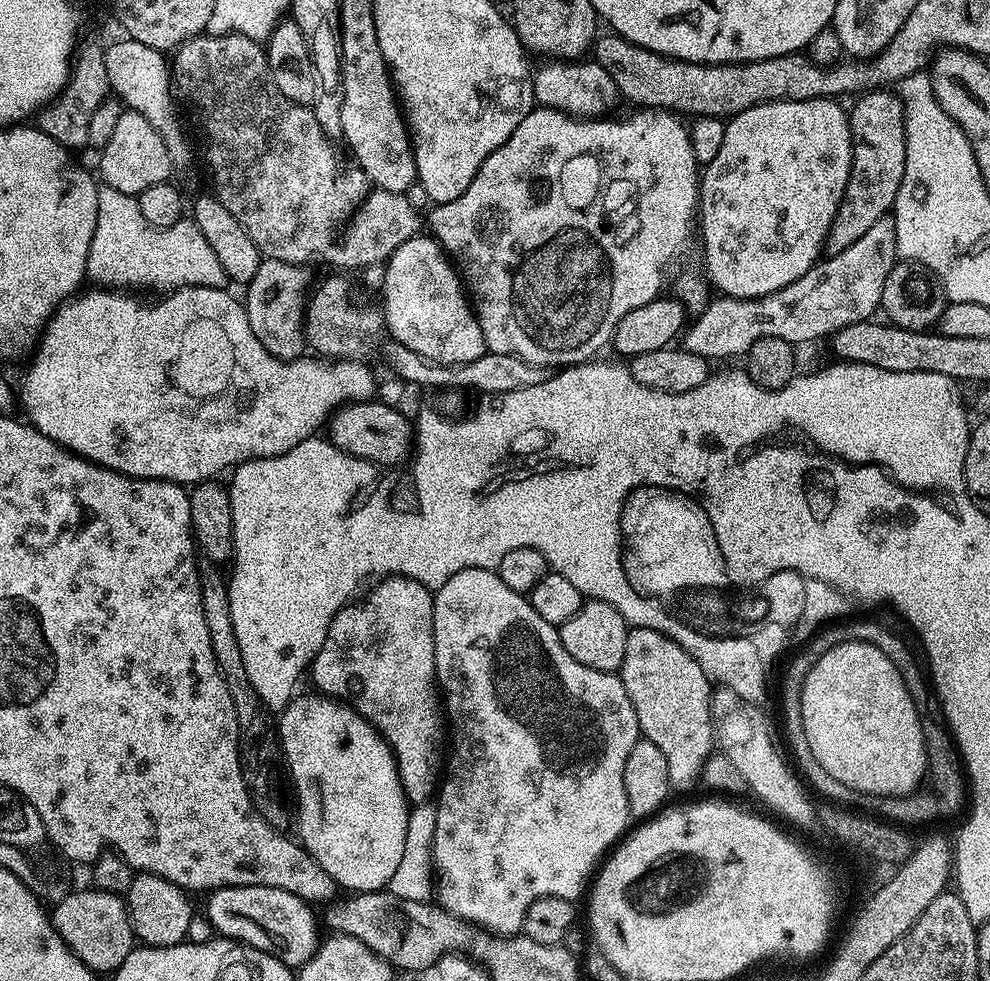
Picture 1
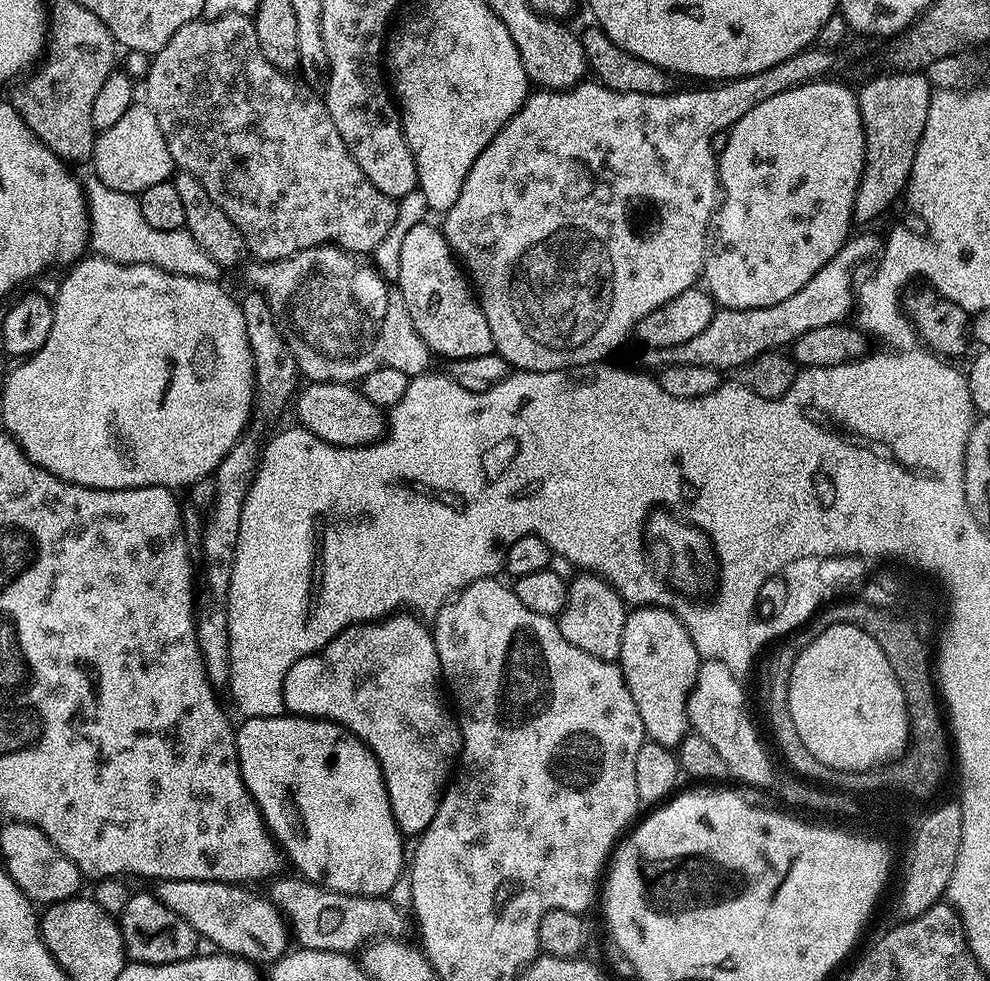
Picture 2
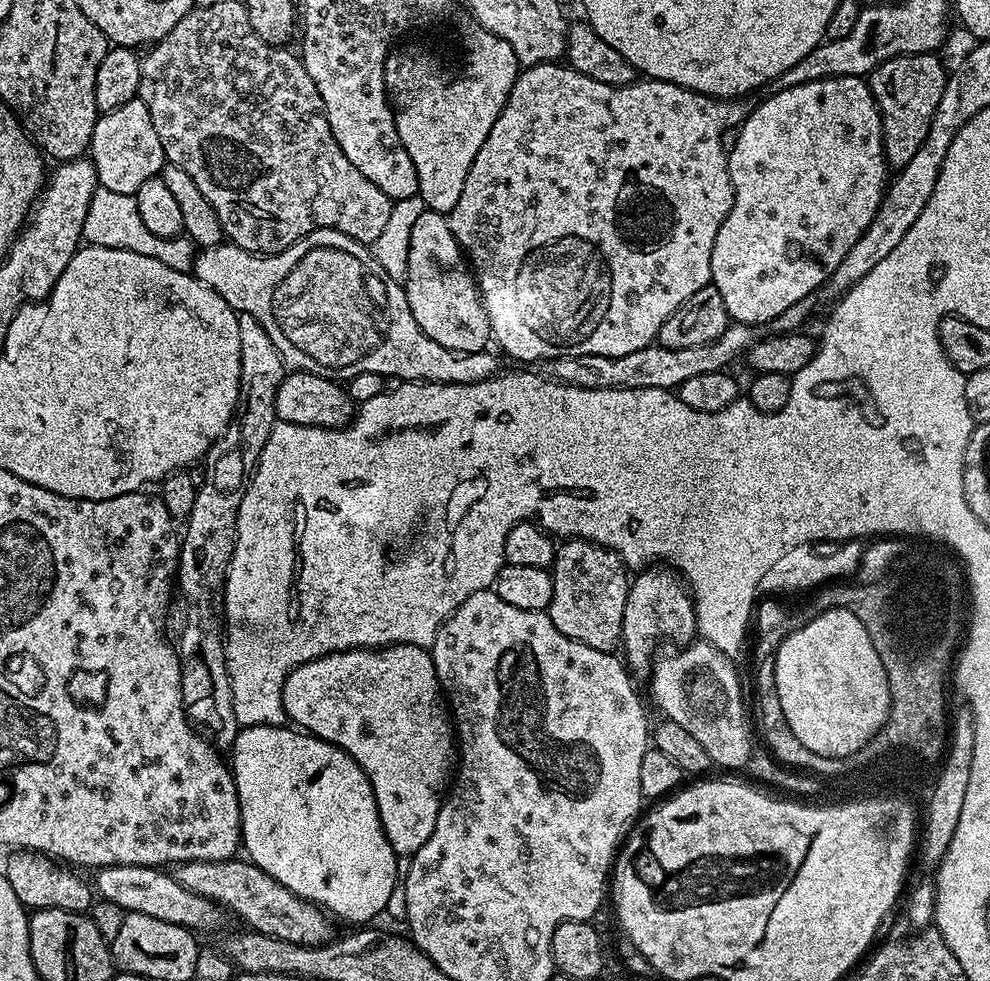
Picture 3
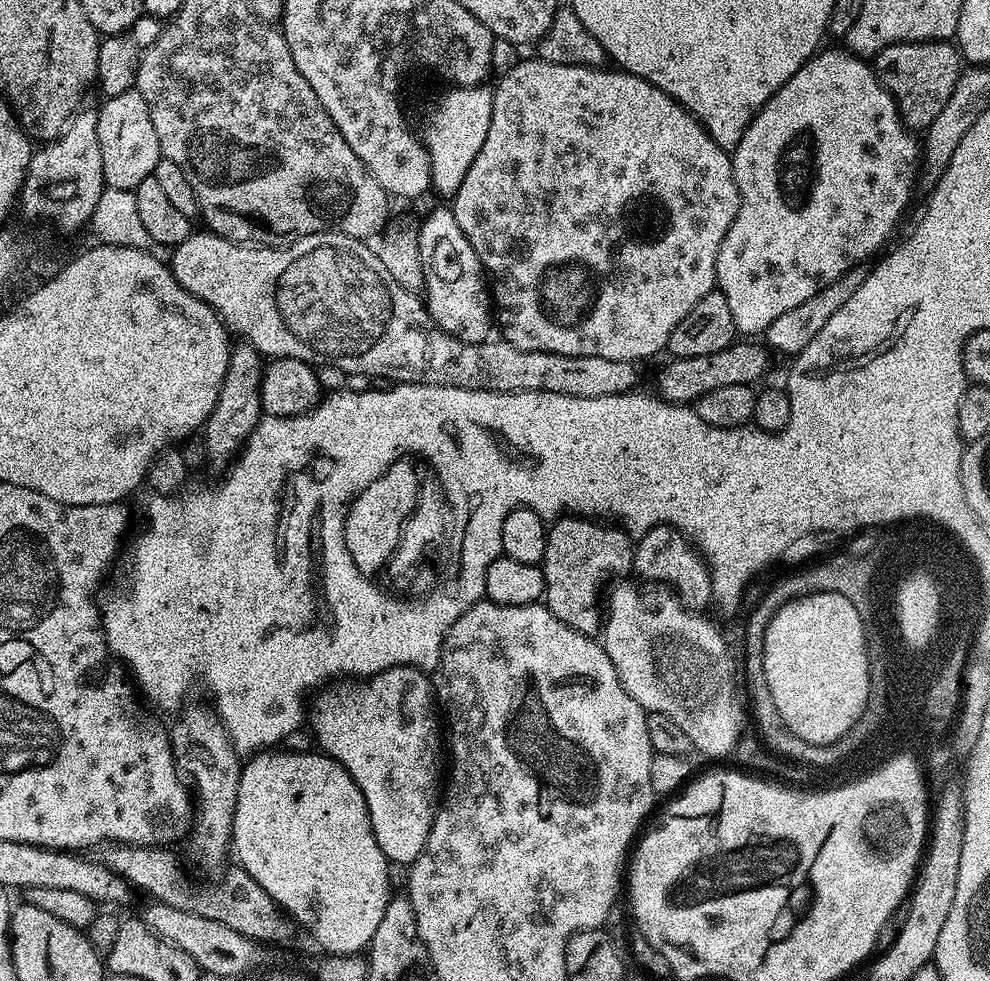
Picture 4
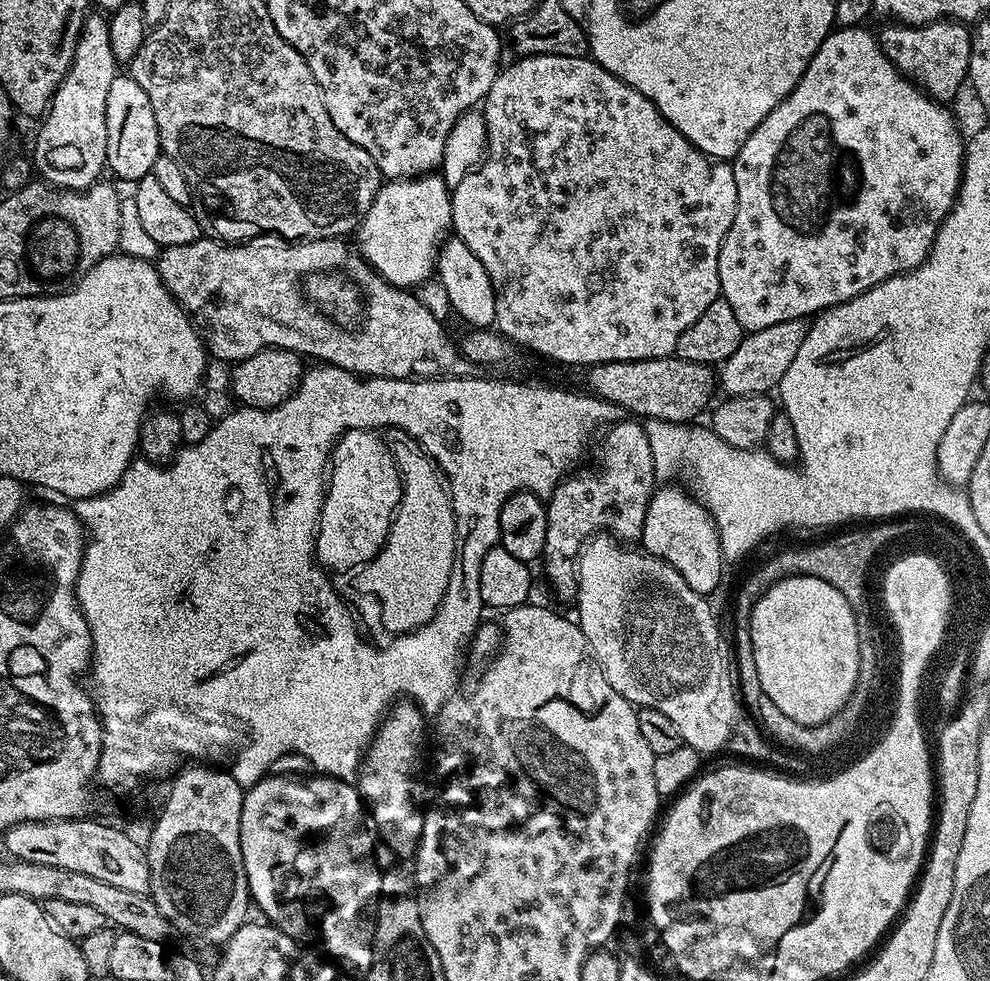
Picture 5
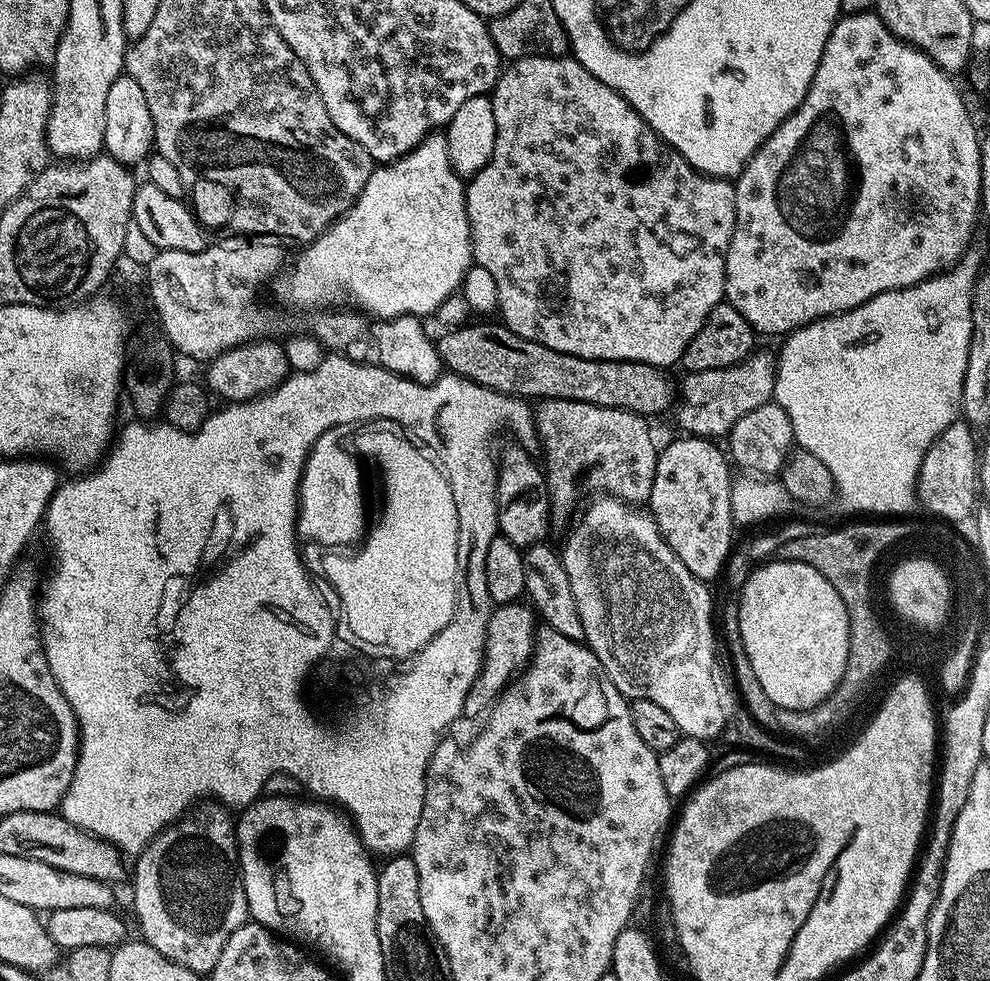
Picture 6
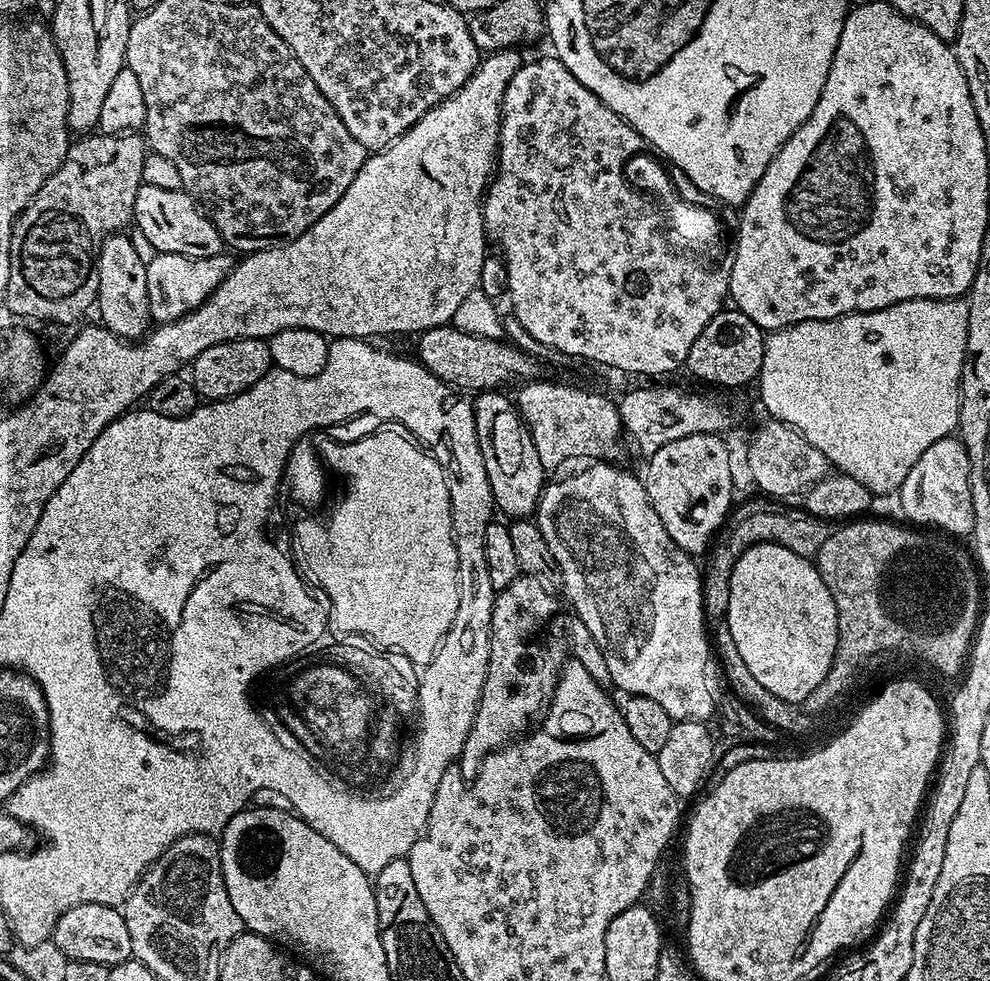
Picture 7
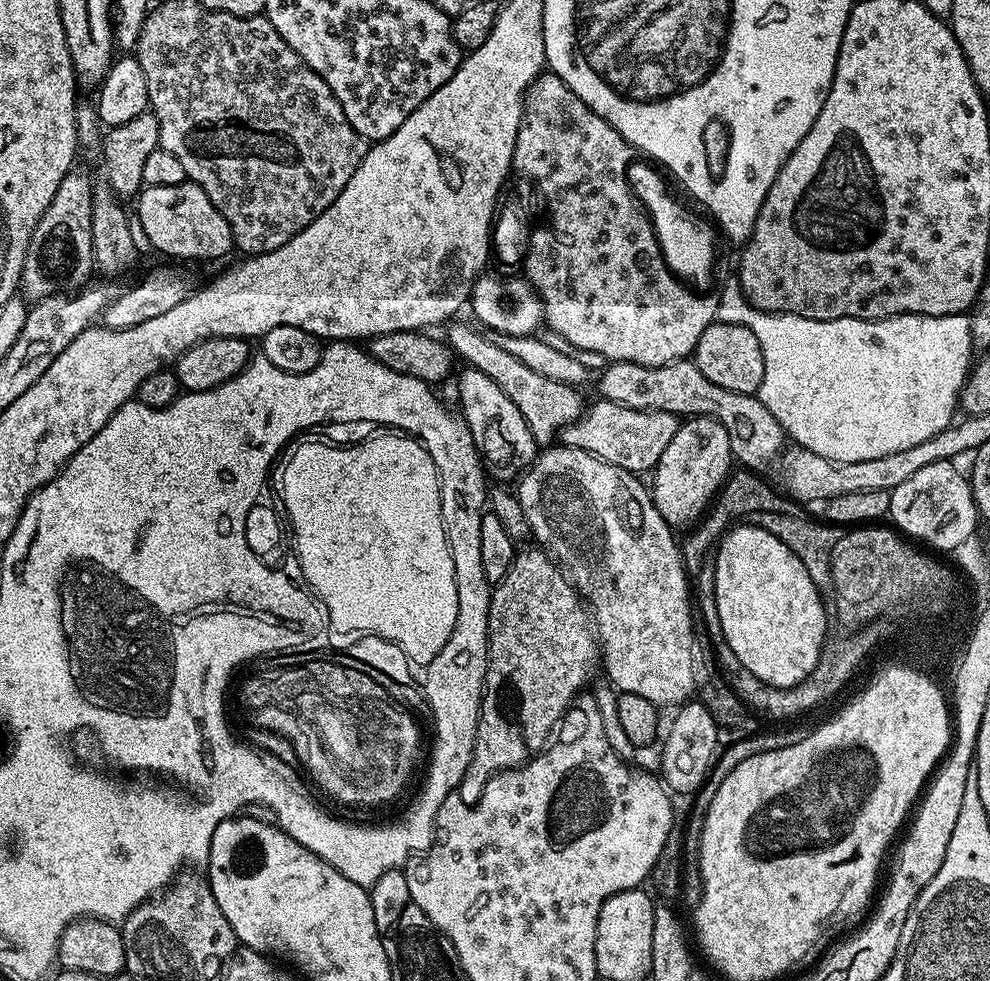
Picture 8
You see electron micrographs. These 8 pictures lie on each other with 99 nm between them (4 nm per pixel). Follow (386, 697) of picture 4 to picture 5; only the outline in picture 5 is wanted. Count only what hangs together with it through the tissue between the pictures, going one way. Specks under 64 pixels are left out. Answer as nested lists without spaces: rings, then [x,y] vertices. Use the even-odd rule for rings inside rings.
[[[401,698],[380,721],[360,762],[358,791],[370,813],[375,831],[396,856],[415,857],[422,838],[425,809],[420,804],[420,763],[424,760],[425,713],[411,698]]]

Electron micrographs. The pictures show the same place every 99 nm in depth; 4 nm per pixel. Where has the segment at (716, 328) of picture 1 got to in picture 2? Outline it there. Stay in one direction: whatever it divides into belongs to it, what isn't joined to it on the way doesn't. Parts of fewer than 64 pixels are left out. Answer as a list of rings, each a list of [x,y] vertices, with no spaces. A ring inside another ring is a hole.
[[[864,230],[861,236],[853,235],[798,290],[798,294],[790,294],[782,302],[774,302],[774,306],[762,306],[761,308],[751,308],[750,310],[734,310],[733,308],[720,308],[714,318],[710,318],[710,324],[702,330],[695,338],[690,338],[690,342],[682,342],[682,346],[670,346],[669,348],[644,348],[645,369],[653,368],[659,370],[670,366],[710,366],[727,370],[727,368],[740,368],[752,363],[757,356],[763,352],[783,349],[791,345],[806,330],[818,330],[818,326],[830,326],[849,319],[848,315],[853,315],[854,301],[858,296],[858,279],[856,271],[867,262],[868,259],[879,257],[882,252],[881,237],[876,237],[874,233]]]

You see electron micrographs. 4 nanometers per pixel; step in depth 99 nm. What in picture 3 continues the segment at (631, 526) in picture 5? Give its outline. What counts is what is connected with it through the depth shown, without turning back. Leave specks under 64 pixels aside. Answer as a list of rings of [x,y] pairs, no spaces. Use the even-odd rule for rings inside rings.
[[[568,538],[557,547],[556,559],[553,560],[550,571],[554,586],[550,606],[546,609],[550,622],[554,622],[554,626],[558,626],[562,634],[566,634],[566,638],[574,638],[574,642],[582,642],[582,646],[590,646],[590,650],[615,653],[622,644],[622,618],[626,614],[626,598],[630,583],[630,576],[627,576],[629,573],[620,555],[602,544]]]

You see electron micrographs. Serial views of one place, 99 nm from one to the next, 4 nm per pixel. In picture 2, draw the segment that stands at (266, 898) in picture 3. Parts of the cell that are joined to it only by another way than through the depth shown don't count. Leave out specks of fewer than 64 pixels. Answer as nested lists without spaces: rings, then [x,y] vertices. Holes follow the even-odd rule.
[[[288,875],[273,879],[267,885],[266,895],[287,920],[291,935],[299,947],[352,954],[373,940],[405,935],[409,917],[395,908],[391,899],[384,896],[351,896],[313,884],[299,875]]]

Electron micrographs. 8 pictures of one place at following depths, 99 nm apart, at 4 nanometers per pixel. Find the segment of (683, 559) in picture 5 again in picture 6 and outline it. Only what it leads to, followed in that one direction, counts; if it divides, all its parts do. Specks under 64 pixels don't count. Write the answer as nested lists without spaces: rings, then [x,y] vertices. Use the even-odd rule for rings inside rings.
[[[687,434],[679,437],[681,440],[672,440],[668,445],[659,449],[656,458],[656,469],[654,470],[654,486],[650,490],[646,501],[647,507],[650,509],[650,515],[655,520],[658,530],[662,534],[664,541],[670,546],[670,550],[674,550],[674,554],[678,554],[678,558],[682,558],[682,566],[686,566],[686,570],[690,570],[690,574],[694,574],[694,578],[705,582],[712,582],[712,579],[719,577],[725,569],[728,556],[731,555],[734,540],[732,540],[732,528],[734,529],[734,521],[732,518],[732,490],[734,487],[734,479],[732,480],[732,472],[729,457],[726,455],[725,449],[719,448],[719,443],[713,442],[711,439],[703,436],[689,436]]]

